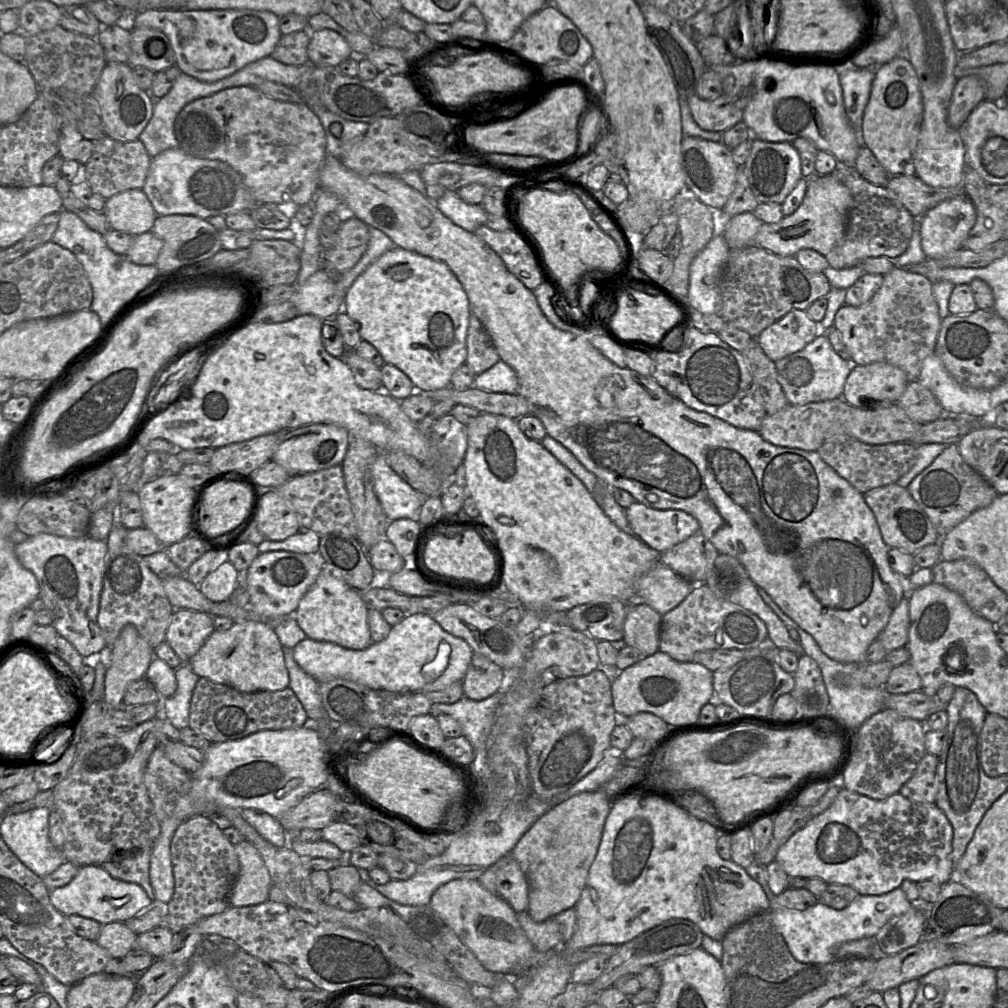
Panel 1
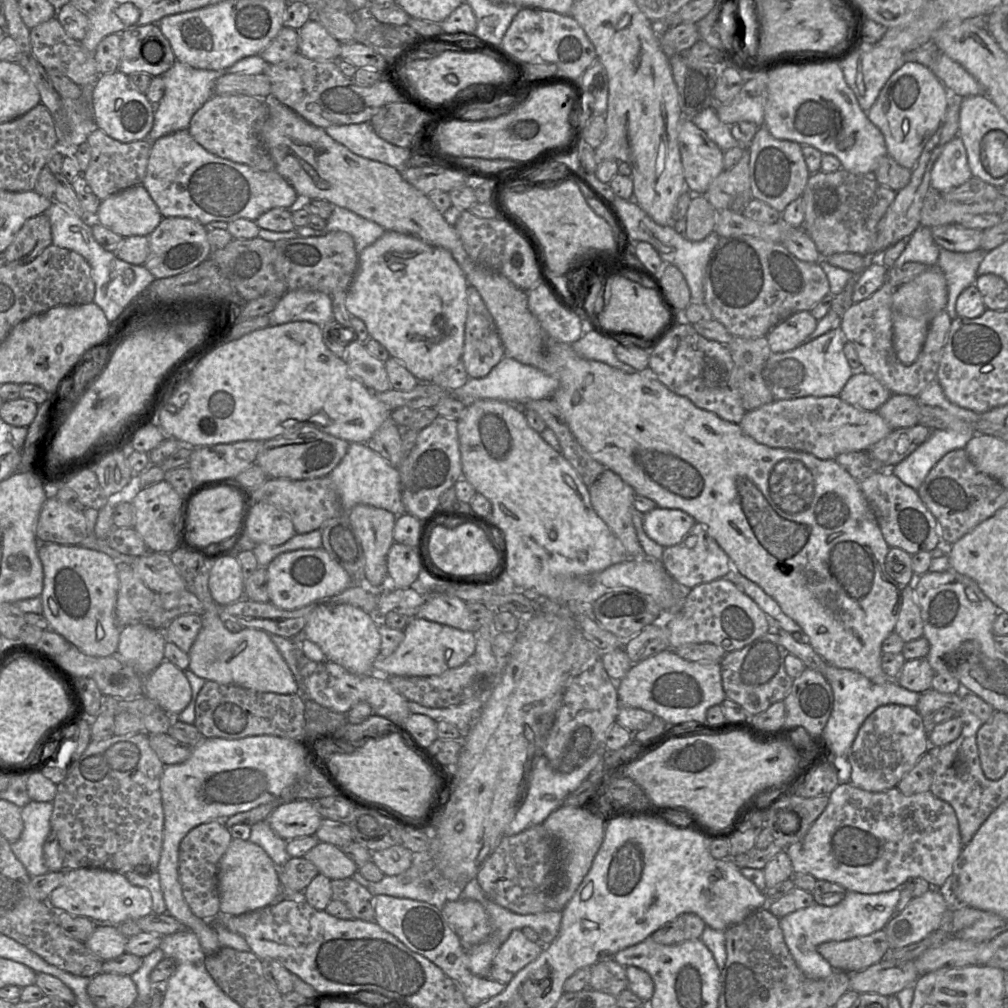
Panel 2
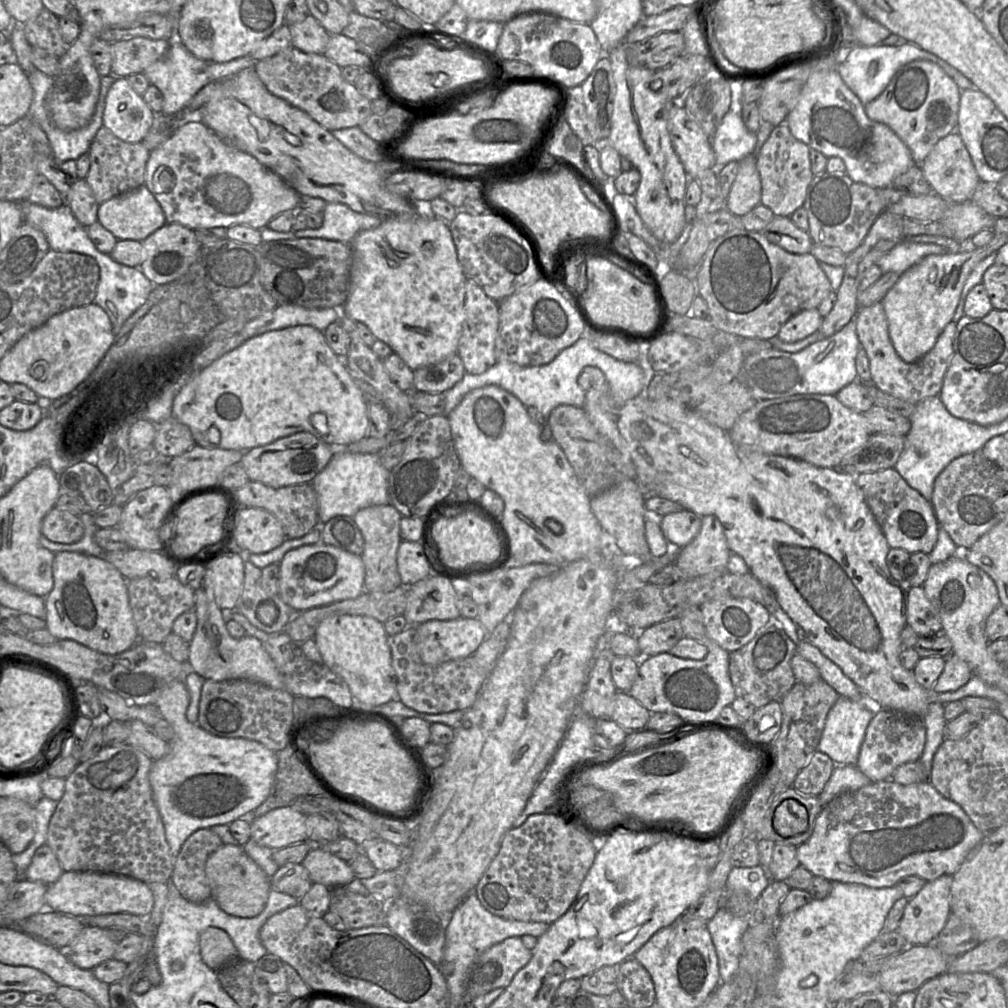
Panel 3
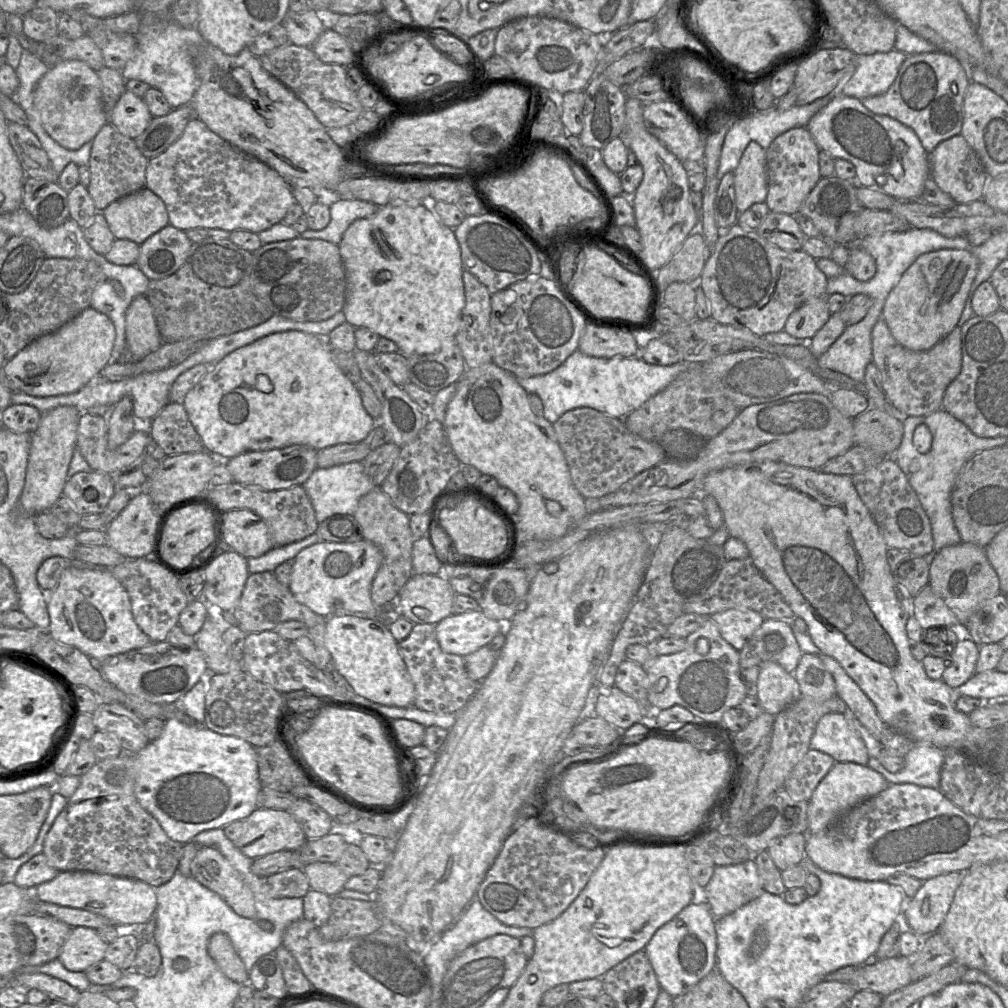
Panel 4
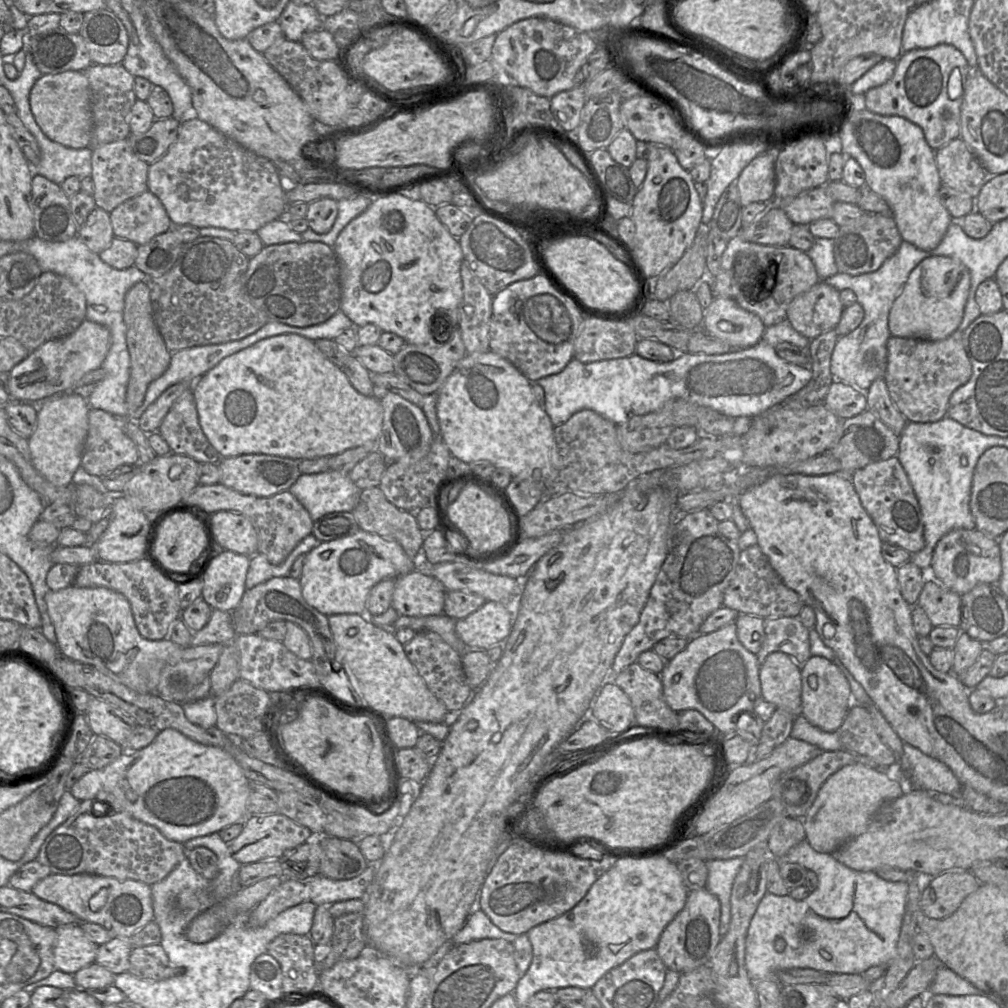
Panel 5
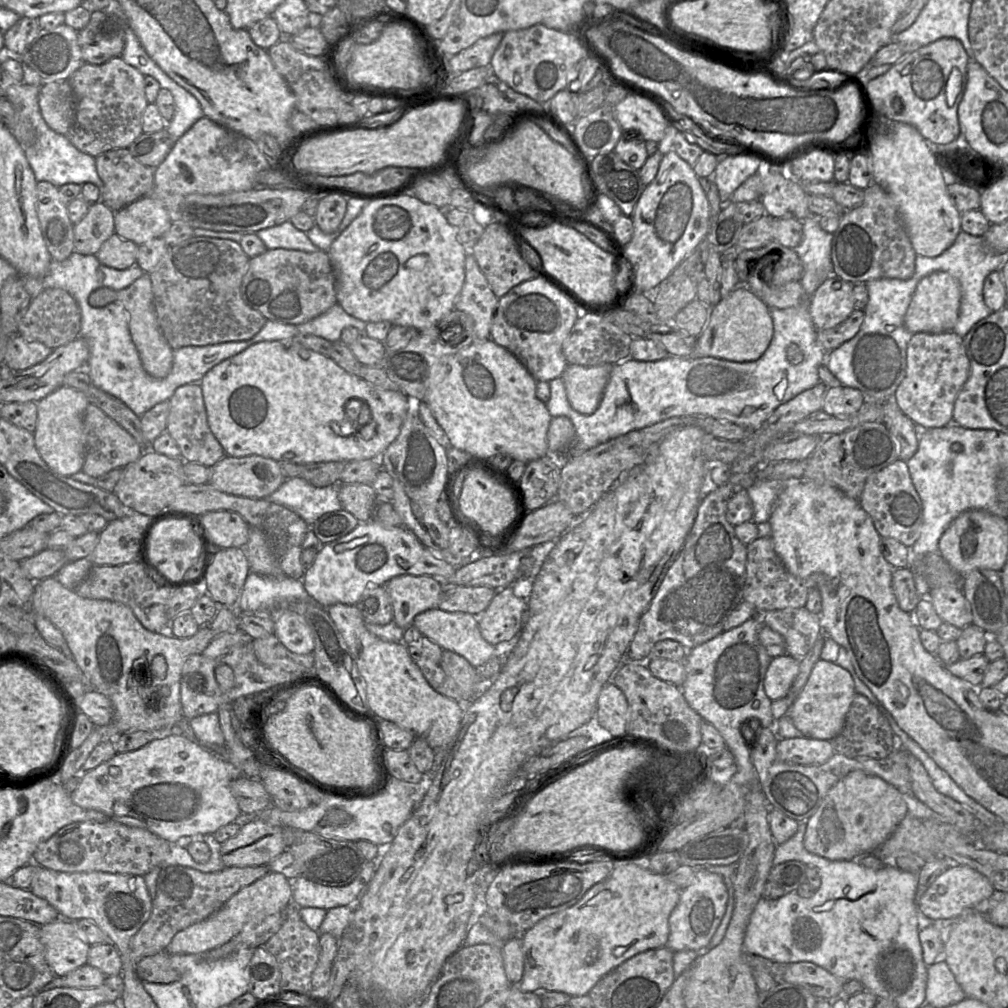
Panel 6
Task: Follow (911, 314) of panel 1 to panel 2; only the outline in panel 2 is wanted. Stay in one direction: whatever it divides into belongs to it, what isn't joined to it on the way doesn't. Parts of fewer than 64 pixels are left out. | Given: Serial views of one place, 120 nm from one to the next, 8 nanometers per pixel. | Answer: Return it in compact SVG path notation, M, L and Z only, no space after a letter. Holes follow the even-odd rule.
M885 283L869 298L853 303L841 316L839 326L847 342L853 344L861 363L861 370L876 378L892 394L918 397L937 379L943 349L952 319L946 310L938 313L930 322L922 350L911 365L900 362L893 346L892 297L897 287Z

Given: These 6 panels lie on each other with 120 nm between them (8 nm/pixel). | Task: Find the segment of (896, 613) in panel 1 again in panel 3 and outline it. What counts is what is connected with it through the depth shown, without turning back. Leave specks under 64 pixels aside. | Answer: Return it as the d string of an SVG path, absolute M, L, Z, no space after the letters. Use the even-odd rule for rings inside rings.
M912 587L908 591L906 623L919 637L943 633L939 613L927 598L923 587Z

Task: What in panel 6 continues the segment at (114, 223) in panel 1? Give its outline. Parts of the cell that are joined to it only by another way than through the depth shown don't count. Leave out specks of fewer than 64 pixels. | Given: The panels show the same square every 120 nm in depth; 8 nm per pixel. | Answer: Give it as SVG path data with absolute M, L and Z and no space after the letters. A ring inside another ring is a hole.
M151 196L142 197L115 212L115 233L142 245L163 237L172 225L167 209Z

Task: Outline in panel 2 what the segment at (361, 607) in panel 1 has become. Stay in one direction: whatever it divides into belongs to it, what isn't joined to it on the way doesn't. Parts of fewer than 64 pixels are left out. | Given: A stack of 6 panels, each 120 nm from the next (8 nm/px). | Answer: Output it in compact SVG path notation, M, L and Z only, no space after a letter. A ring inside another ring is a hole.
M349 604L320 605L310 614L303 631L307 639L321 649L327 661L336 663L353 674L370 676L381 647L379 621L374 615Z

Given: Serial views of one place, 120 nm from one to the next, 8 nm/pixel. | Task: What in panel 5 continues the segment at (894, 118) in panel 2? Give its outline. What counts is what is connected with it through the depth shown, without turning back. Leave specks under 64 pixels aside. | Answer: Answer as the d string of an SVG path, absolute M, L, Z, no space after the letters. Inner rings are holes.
M950 44L902 52L892 78L864 94L865 109L882 116L900 116L918 125L936 151L960 137L961 104L971 71L962 52Z

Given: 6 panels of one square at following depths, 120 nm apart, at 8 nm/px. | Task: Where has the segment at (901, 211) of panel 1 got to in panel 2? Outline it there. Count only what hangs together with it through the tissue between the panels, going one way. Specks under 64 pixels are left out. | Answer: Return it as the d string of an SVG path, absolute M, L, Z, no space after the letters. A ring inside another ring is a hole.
M843 168L835 172L813 173L802 195L805 209L803 228L814 241L822 258L835 253L879 256L881 253L872 253L877 224L894 201L896 193L871 175L855 174Z

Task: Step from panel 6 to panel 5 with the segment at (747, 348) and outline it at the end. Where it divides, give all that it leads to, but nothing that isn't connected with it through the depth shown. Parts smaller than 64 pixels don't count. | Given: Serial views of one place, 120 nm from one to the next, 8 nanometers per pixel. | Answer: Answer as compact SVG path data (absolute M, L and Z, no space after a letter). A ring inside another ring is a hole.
M715 297L704 311L702 329L735 350L742 350L756 345L766 326L757 315L743 309L733 299Z

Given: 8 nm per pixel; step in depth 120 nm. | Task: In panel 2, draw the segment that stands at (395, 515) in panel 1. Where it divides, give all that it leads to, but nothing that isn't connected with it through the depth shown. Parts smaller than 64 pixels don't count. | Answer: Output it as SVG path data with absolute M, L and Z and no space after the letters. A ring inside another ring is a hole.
M350 443L344 458L327 476L335 486L343 513L348 513L358 504L382 508L396 516L406 513L398 469L365 443Z

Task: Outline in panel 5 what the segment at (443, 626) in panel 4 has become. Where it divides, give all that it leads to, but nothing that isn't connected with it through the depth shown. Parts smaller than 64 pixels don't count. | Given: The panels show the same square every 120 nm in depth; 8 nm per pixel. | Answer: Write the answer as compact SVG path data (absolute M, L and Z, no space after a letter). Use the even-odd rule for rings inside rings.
M486 601L479 609L456 621L455 630L471 649L482 649L507 639L512 629L510 613L500 602Z

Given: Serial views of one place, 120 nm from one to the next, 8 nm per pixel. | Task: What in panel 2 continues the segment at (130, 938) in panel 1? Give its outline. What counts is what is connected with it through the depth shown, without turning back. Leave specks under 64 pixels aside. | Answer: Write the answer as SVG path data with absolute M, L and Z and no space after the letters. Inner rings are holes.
M97 924L94 932L85 941L88 949L103 961L108 961L126 953L128 938L117 925Z

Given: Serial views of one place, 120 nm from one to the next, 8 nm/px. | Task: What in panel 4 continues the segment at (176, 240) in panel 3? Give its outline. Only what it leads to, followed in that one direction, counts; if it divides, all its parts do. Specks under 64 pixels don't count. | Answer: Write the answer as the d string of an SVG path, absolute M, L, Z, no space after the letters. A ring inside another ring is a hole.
M169 224L140 245L136 265L150 280L161 280L183 265L191 246L186 231Z

